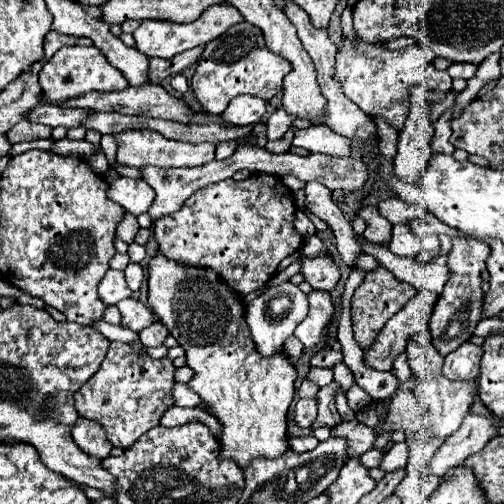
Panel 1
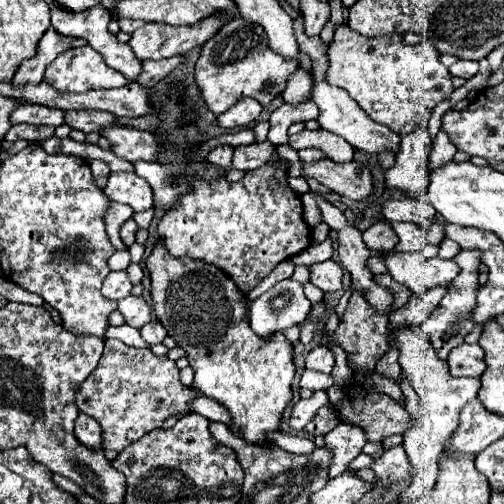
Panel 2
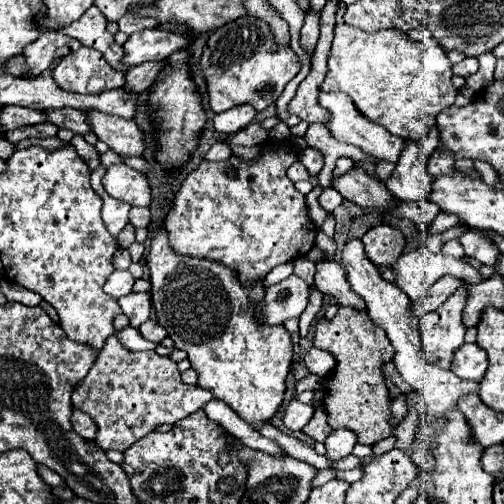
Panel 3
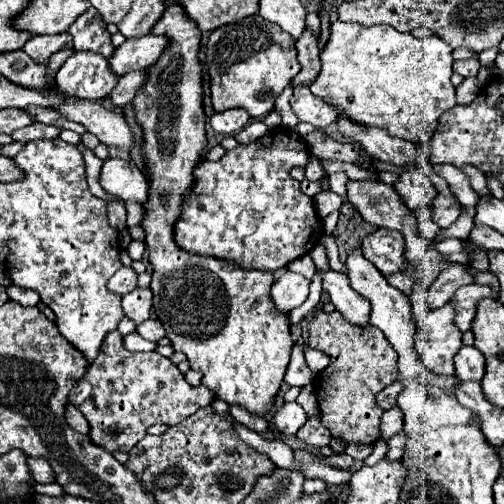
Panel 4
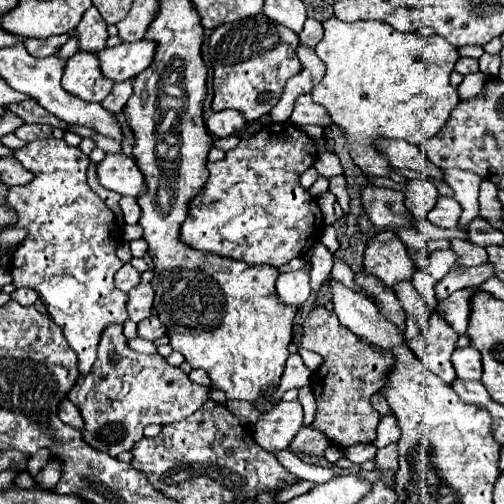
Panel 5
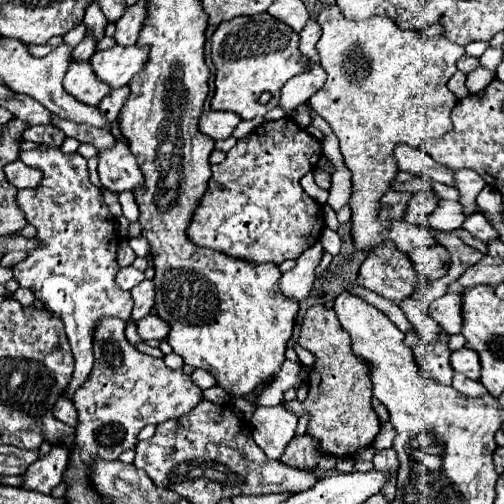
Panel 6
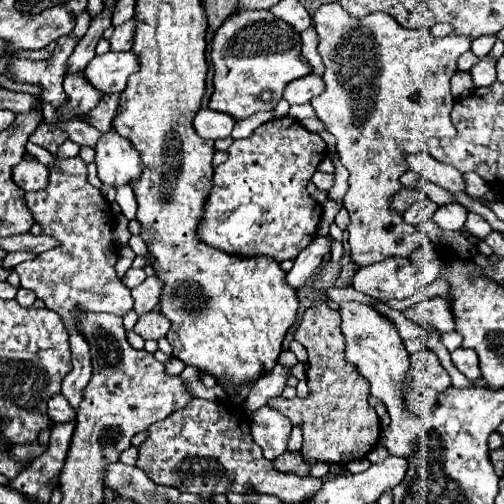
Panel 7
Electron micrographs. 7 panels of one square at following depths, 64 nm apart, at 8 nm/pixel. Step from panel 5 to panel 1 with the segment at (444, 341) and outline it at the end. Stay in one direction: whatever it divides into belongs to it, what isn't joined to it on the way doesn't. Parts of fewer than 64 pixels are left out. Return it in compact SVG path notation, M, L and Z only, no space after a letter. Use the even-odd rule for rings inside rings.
M462 236L452 240L452 248L446 256L446 266L450 270L450 278L434 306L432 318L428 322L428 332L432 334L432 344L440 352L440 356L446 356L448 352L452 352L460 344L464 344L472 336L478 320L482 318L482 302L484 302L482 272L486 270L488 254L490 254L490 246L480 240L462 238Z

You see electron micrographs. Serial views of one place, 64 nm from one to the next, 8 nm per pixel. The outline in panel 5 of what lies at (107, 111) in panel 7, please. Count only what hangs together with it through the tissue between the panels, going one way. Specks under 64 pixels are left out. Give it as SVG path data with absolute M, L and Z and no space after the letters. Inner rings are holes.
M134 78L116 82L114 88L112 88L112 92L108 94L108 98L102 100L104 102L104 108L108 108L110 112L116 112L118 114L126 106L128 98L132 96L132 82L134 82Z

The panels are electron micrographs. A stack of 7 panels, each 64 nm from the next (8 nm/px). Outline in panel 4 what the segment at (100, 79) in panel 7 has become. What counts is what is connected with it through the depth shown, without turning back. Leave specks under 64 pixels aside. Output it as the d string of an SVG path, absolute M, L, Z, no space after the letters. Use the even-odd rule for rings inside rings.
M146 34L138 38L128 38L122 46L118 46L116 56L112 56L110 68L118 76L124 76L132 70L142 70L158 62L162 52L168 48L168 36Z

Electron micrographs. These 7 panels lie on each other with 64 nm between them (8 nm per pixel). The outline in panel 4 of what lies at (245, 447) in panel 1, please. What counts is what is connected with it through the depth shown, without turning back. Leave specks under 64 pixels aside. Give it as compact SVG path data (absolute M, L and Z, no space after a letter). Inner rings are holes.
M166 4L166 12L162 14L162 18L156 22L156 26L152 28L152 34L164 34L170 38L170 46L166 48L166 52L160 56L160 60L150 68L150 76L144 84L144 88L138 92L138 96L134 98L134 106L136 106L136 118L140 122L140 126L144 128L144 158L146 158L146 164L148 164L148 170L150 170L150 176L152 176L152 182L150 182L150 198L148 202L144 204L146 208L146 216L142 220L142 226L146 230L146 244L148 244L148 260L152 264L152 282L150 282L150 290L154 292L154 312L158 316L158 320L164 324L164 330L166 330L166 336L170 338L174 350L182 350L186 356L188 356L188 362L190 362L190 368L192 370L200 370L204 374L202 378L202 384L206 388L210 388L214 392L214 396L222 398L224 402L228 404L236 404L236 406L242 406L244 410L248 410L250 414L254 416L266 416L266 412L274 406L274 398L280 390L280 384L284 380L284 374L286 374L286 368L288 368L288 362L290 362L290 352L292 352L292 338L290 338L290 326L288 326L288 316L272 316L272 300L268 300L268 288L272 286L274 278L270 272L260 272L260 270L242 270L238 268L236 264L232 262L224 262L224 260L218 260L218 258L208 258L208 256L196 256L196 254L188 254L184 250L180 250L174 242L174 236L172 236L172 226L174 222L178 220L180 216L180 204L182 204L182 194L192 186L192 168L198 164L198 158L200 158L200 152L204 150L206 146L206 132L204 132L204 124L206 124L206 116L204 116L204 108L202 108L202 68L200 68L200 62L198 62L198 48L200 48L200 30L196 28L196 24L192 24L192 20L188 20L188 16L184 16L184 12L180 12L180 8L168 8Z

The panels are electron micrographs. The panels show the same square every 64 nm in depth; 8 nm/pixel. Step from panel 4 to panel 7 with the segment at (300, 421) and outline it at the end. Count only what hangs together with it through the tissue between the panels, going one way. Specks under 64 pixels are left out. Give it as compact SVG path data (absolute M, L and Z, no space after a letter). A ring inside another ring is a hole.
M262 406L250 416L250 430L254 442L264 450L264 458L276 460L282 452L286 452L286 444L292 432L292 422L282 412Z

